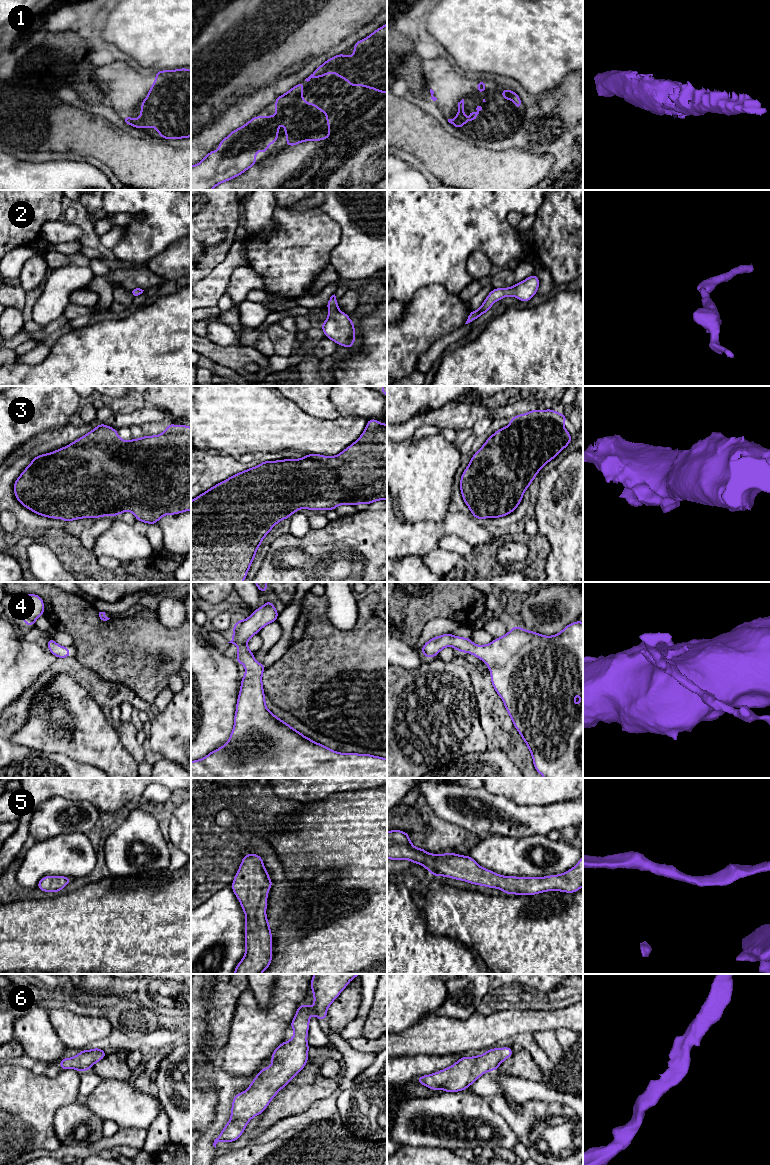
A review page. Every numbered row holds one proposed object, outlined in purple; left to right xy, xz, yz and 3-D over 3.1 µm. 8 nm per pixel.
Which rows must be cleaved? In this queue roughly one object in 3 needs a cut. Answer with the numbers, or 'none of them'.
none of them

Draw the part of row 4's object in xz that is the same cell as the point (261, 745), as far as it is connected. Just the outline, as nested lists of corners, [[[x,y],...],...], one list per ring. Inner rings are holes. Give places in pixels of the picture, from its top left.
[[[268,601],[256,609],[246,620],[238,620],[233,627],[230,642],[238,646],[235,659],[246,667],[241,680],[240,692],[236,703],[234,728],[229,741],[222,747],[210,752],[206,757],[191,761],[191,778],[387,778],[387,759],[370,754],[339,753],[325,747],[292,728],[271,713],[265,704],[262,674],[266,667],[254,659],[247,641],[267,624],[277,621],[279,613],[273,603]]]

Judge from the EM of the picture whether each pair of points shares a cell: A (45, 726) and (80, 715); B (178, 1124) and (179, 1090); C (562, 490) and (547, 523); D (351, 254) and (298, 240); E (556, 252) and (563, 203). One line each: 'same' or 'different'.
A: same
B: same
C: same
D: different
E: same

